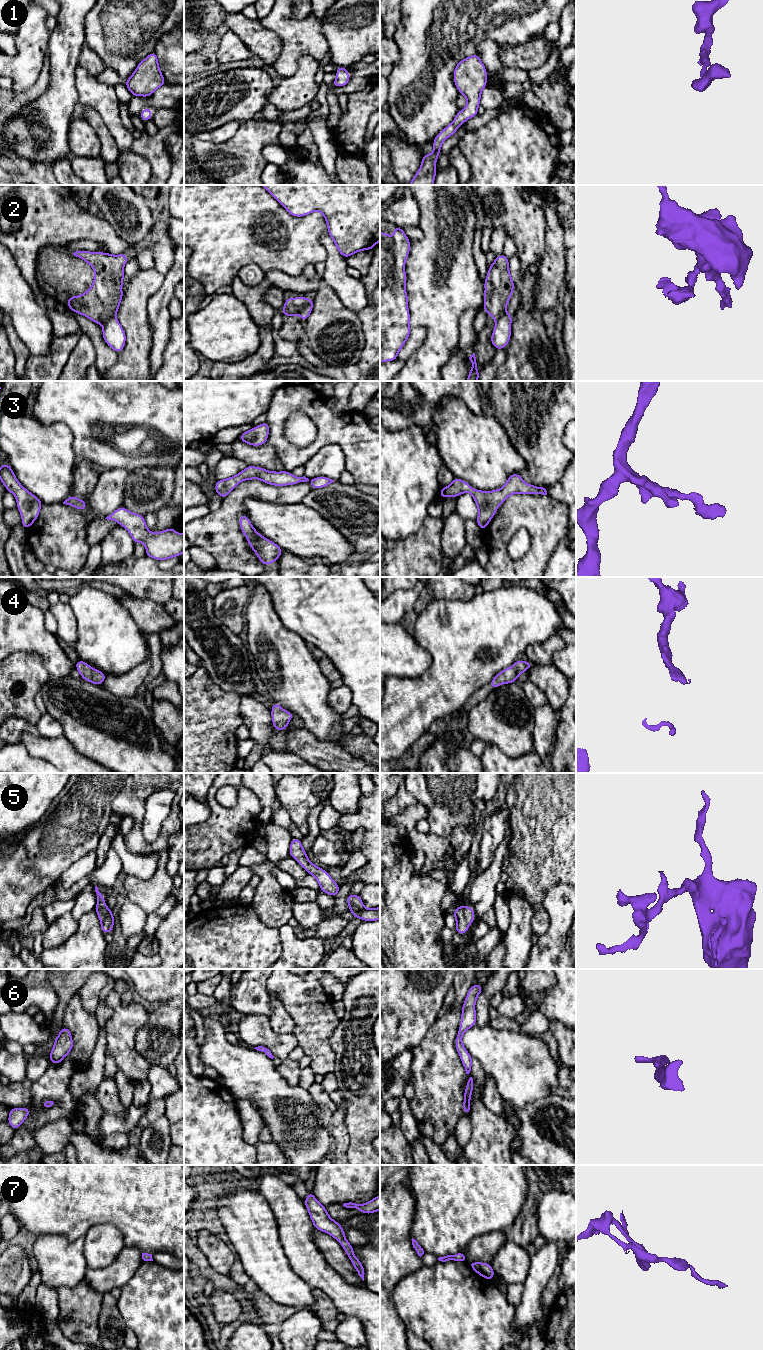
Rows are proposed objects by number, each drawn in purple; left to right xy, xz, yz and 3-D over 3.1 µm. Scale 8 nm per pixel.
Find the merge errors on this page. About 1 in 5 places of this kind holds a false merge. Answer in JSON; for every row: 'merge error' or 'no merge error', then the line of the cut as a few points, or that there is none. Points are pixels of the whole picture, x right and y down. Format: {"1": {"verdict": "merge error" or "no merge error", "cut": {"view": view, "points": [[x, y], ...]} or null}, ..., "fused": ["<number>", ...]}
{"1": {"verdict": "no merge error", "cut": null}, "2": {"verdict": "merge error", "cut": {"view": "xz", "points": [[312, 303], [304, 305], [297, 312]]}}, "3": {"verdict": "no merge error", "cut": null}, "4": {"verdict": "no merge error", "cut": null}, "5": {"verdict": "no merge error", "cut": null}, "6": {"verdict": "no merge error", "cut": null}, "7": {"verdict": "no merge error", "cut": null}, "fused": ["2"]}

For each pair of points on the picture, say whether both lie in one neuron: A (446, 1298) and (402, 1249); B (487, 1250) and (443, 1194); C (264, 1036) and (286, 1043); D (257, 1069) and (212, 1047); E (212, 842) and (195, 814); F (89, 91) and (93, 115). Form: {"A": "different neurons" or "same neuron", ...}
{"A": "different neurons", "B": "different neurons", "C": "same neuron", "D": "same neuron", "E": "different neurons", "F": "different neurons"}

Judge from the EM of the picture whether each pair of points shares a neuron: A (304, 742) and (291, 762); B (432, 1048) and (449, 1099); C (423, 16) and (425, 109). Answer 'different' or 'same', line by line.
A: different
B: same
C: same

